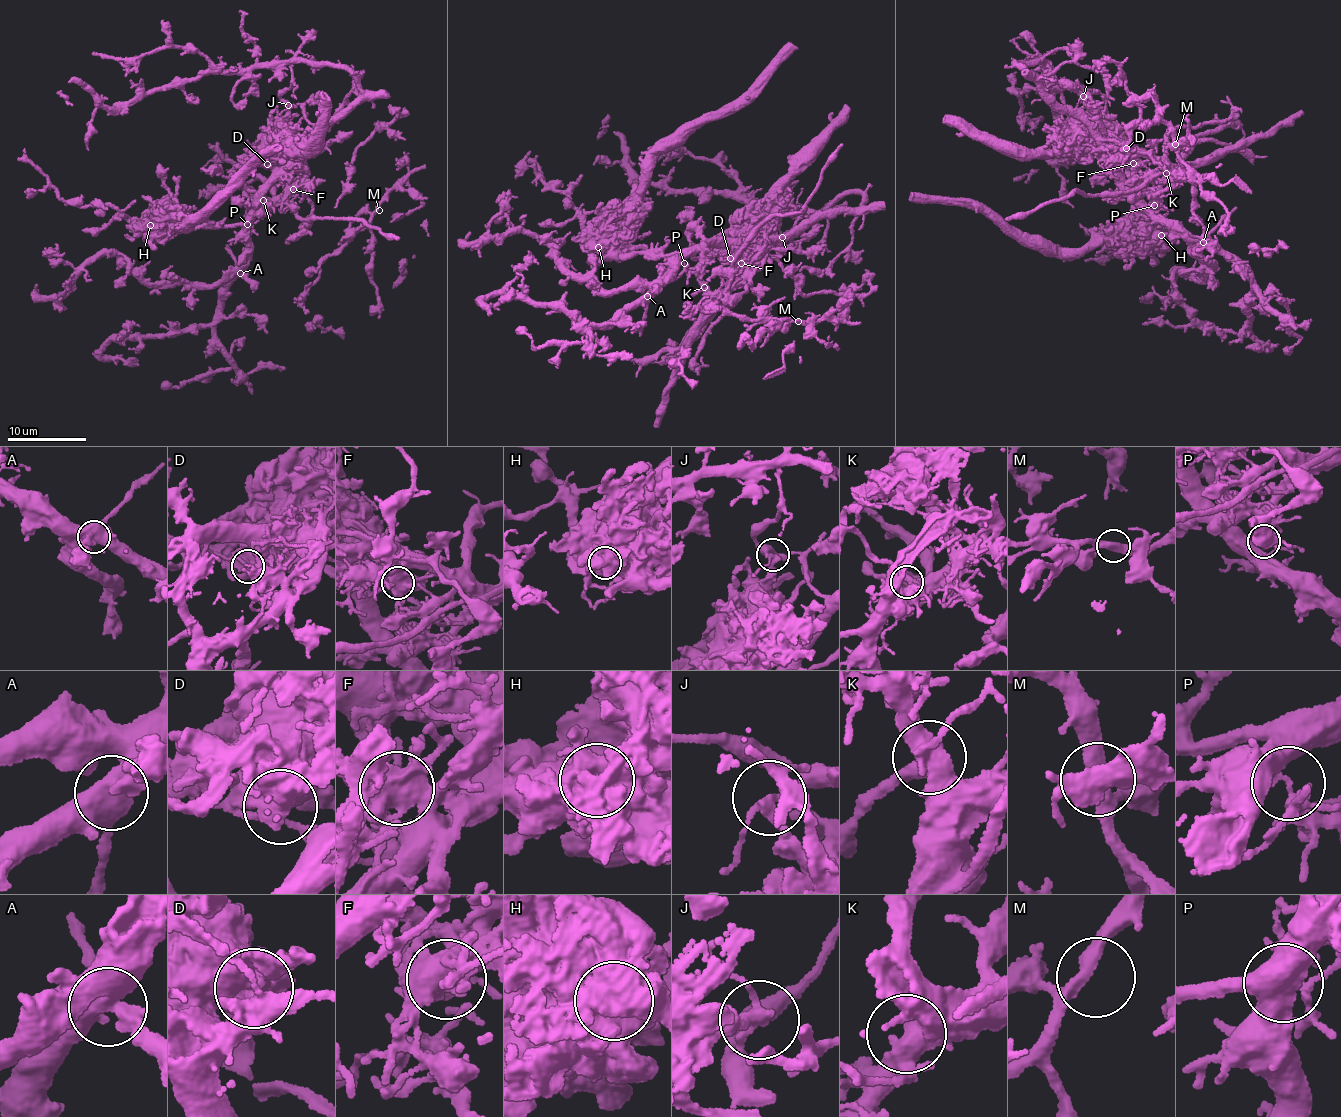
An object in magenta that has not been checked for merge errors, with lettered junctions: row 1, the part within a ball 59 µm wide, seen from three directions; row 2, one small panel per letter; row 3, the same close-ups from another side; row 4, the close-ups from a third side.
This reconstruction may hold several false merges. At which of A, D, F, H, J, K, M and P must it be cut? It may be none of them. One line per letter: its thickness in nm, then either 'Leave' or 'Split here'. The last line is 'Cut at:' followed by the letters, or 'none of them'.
A: Thickness 550 nm. Leave
D: Thickness 480 nm. Split here
F: Thickness 550 nm. Split here
H: Thickness 1300 nm. Split here
J: Thickness 200 nm. Split here
K: Thickness 400 nm. Leave
M: Thickness 300 nm. Leave
P: Thickness 300 nm. Split here
Cut at: D, F, H, J, P

